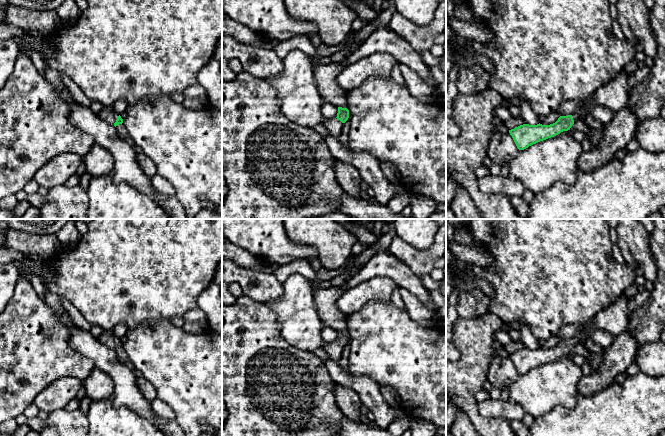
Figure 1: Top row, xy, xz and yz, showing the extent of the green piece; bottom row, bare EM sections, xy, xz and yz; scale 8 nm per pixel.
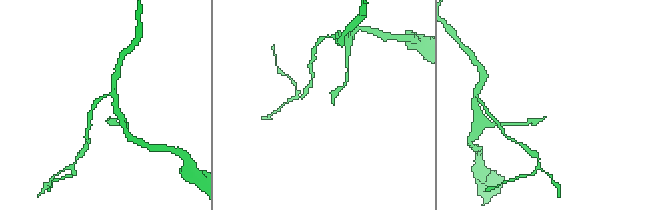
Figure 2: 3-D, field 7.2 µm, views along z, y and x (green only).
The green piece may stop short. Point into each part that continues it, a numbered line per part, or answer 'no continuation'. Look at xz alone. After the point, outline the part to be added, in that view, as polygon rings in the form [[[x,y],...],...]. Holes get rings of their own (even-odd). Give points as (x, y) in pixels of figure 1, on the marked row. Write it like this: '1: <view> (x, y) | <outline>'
1: xz (334, 126) | [[[335,117],[332,119],[326,119],[323,125],[329,131],[330,135],[338,137],[342,132],[343,124],[344,123]]]

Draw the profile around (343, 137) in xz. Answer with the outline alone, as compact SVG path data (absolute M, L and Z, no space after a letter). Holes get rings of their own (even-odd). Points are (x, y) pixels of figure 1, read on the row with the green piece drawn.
M348 120L343 124L342 132L337 138L345 148L347 149L350 148L348 144L348 138L349 138L349 121Z

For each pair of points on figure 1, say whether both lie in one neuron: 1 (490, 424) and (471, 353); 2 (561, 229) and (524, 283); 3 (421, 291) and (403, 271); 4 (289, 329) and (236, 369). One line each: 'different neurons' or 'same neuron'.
1: same neuron
2: same neuron
3: same neuron
4: different neurons

